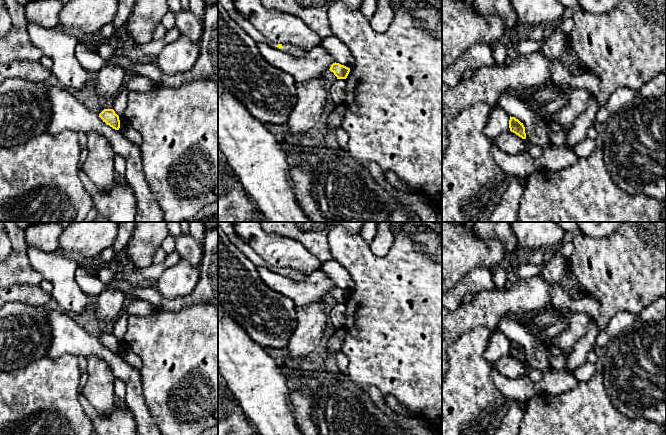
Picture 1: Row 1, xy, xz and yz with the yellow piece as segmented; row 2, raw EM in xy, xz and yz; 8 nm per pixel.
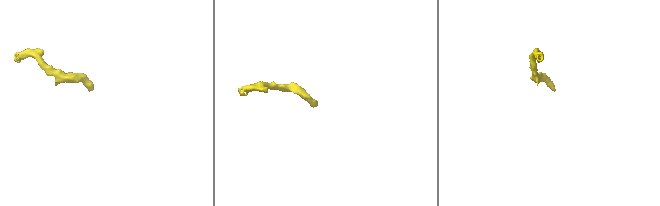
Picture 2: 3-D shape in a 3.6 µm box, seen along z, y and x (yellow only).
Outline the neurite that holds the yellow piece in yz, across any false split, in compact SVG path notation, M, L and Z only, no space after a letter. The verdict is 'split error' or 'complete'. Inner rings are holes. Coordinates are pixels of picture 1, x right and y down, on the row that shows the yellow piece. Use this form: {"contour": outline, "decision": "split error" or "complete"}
{"contour": "M510 116L509 128L510 128L511 132L515 133L522 139L526 139L525 127L524 127L523 123L521 123L515 117Z", "decision": "complete"}

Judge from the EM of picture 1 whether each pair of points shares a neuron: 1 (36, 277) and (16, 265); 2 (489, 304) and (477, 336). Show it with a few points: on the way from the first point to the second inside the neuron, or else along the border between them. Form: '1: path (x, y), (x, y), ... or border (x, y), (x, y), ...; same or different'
1: path (31, 277), (21, 268); same
2: border (495, 331), (476, 326), (460, 336); different

